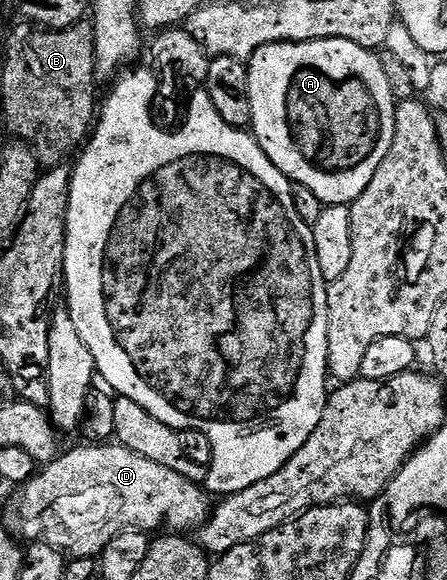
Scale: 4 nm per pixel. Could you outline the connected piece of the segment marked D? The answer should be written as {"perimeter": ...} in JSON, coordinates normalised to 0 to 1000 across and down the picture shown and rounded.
{"perimeter":[[[199,762],[192,772],[139,778],[128,791],[98,802],[63,829],[45,836],[38,890],[47,895],[47,917],[65,934],[98,934],[157,960],[215,960],[262,917],[313,914],[336,921],[356,914],[405,914],[459,902],[472,888],[470,850],[438,826],[378,809],[356,797],[298,781],[264,762]]]}

